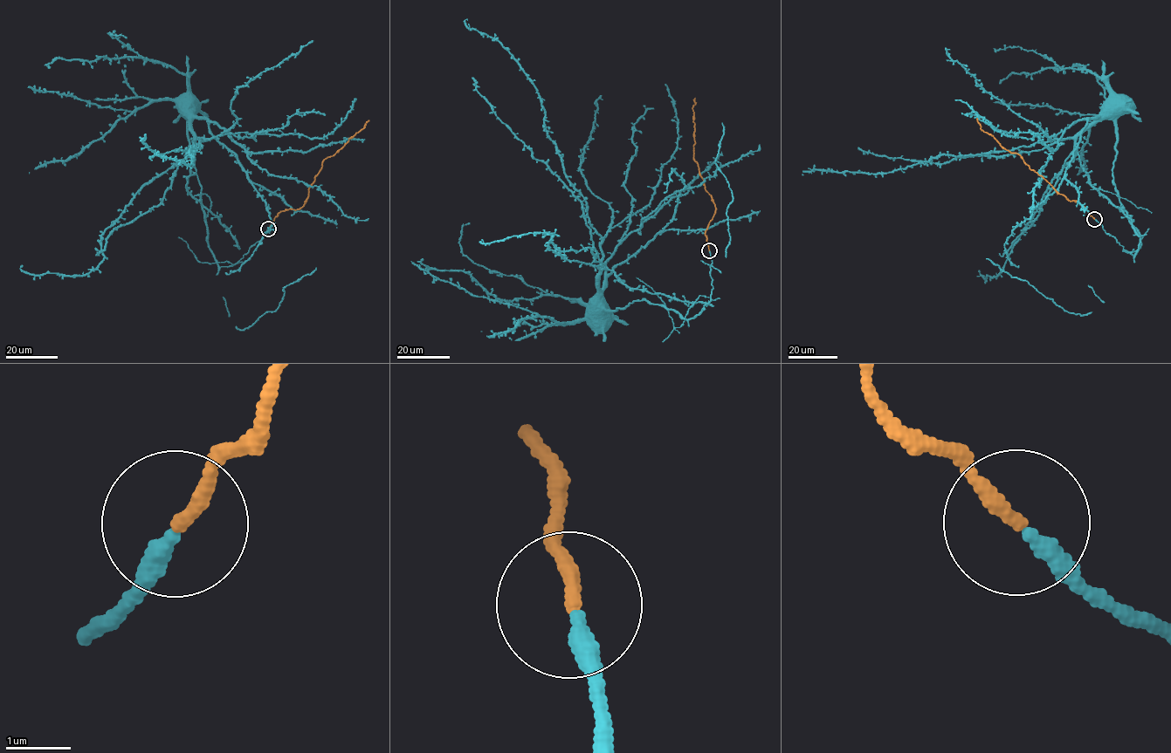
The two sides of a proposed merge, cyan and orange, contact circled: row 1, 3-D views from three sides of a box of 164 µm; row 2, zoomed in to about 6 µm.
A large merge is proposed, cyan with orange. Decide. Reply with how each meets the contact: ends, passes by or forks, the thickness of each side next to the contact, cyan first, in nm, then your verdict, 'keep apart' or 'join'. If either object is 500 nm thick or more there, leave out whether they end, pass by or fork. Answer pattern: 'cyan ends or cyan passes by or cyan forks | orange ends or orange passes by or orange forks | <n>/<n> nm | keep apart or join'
cyan ends | orange ends | 280/220 nm | join

